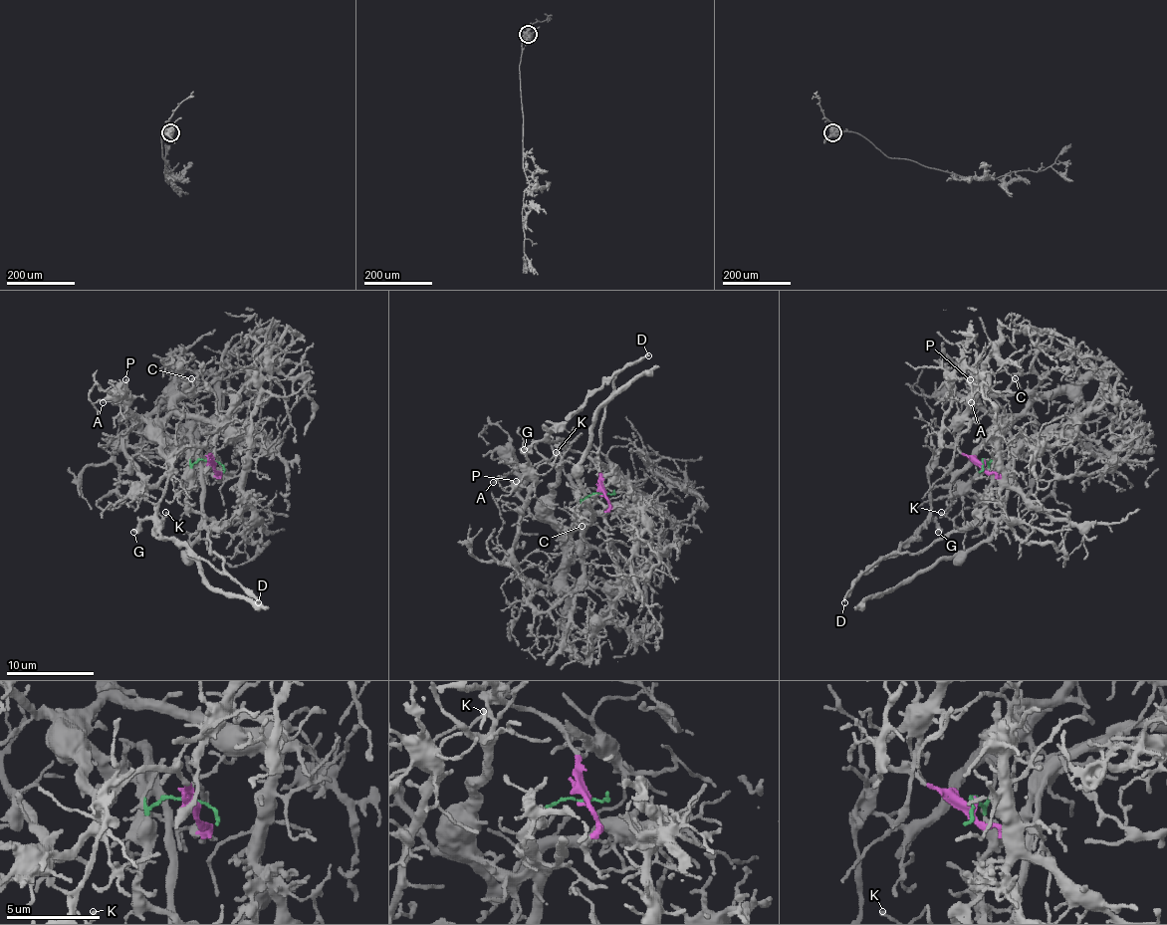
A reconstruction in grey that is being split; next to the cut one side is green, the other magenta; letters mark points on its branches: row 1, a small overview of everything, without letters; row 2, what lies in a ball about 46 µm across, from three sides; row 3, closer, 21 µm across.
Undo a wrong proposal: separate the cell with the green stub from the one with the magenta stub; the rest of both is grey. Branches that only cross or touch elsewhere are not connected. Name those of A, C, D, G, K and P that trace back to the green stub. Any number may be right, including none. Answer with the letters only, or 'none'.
A, C, K, P

